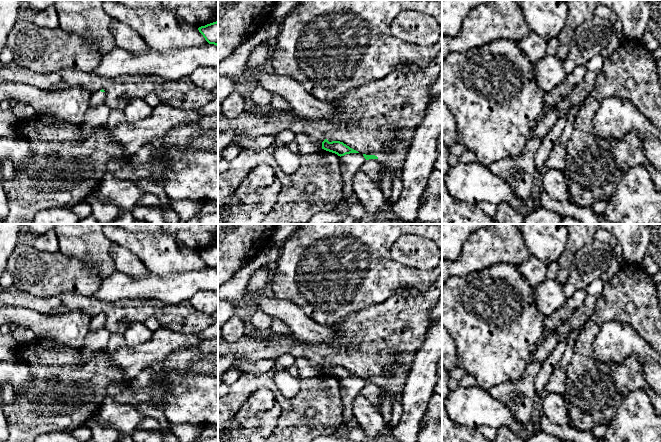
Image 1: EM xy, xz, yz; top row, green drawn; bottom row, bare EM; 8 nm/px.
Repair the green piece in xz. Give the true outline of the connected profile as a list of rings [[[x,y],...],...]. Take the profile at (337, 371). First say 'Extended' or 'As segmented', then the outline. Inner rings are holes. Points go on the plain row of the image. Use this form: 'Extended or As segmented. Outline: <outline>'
As segmented. Outline: [[[325,363],[322,366],[322,373],[335,377],[340,381],[350,377],[359,377],[358,375],[344,368],[343,366],[340,365],[329,366],[327,363]]]

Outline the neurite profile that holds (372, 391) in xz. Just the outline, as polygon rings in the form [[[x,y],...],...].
[[[369,383],[360,391],[378,410],[381,406],[382,390],[378,383]]]

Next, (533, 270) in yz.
[[[533,255],[525,262],[515,266],[533,287],[545,280],[547,266]]]

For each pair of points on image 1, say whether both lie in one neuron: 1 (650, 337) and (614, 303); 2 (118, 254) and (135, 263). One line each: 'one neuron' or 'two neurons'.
1: one neuron
2: one neuron

